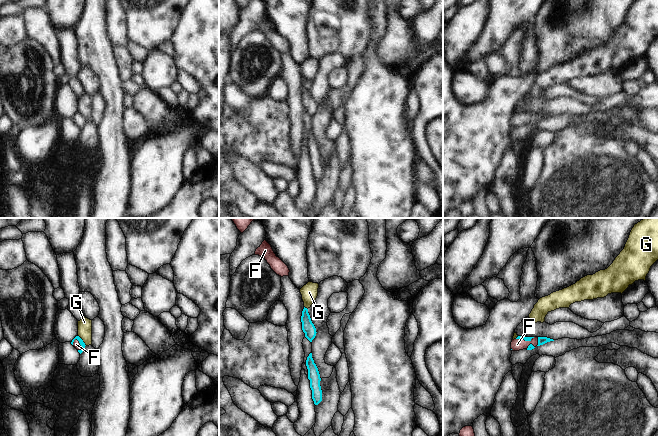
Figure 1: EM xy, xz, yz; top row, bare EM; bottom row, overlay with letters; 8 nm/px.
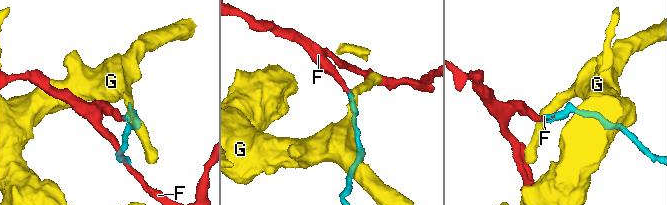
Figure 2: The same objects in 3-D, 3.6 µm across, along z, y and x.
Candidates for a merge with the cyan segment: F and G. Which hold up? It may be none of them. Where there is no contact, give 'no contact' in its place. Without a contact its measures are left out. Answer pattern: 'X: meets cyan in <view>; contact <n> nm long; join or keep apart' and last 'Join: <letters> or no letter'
F: meets cyan in xy; contact 110 nm long; join
G: meets cyan in xy; contact 110 nm long; keep apart
Join: F

